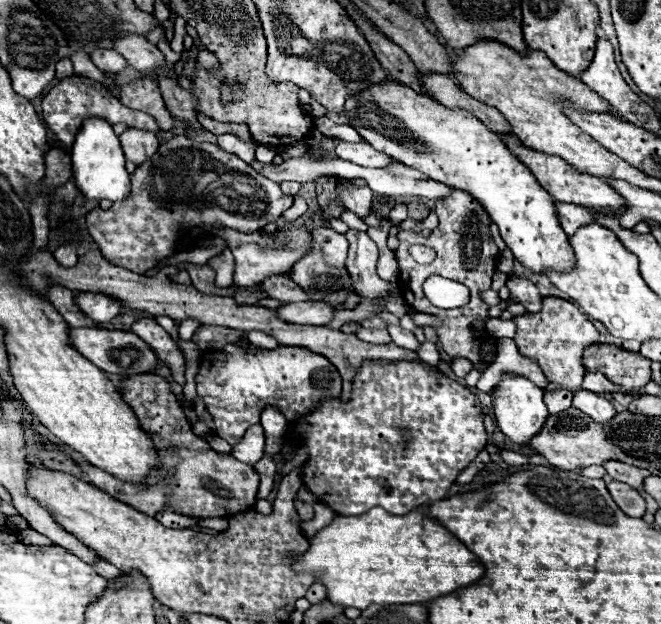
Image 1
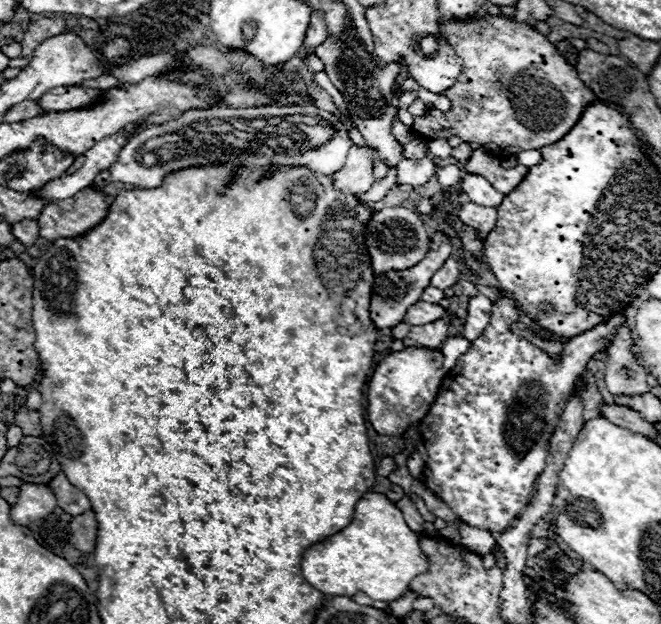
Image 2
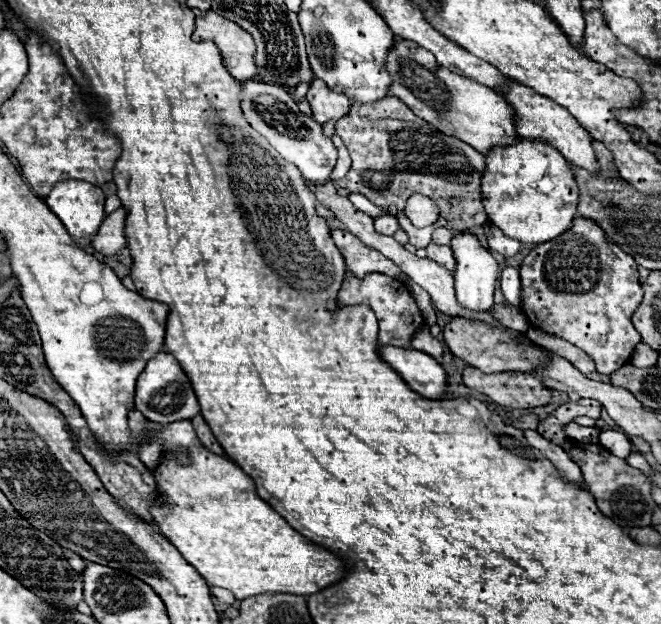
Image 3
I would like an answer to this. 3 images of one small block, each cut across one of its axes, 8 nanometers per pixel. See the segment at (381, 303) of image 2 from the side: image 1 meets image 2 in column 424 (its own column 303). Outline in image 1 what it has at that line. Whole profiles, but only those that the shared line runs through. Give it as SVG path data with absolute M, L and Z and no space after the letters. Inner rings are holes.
M318 227L313 232L313 247L310 254L300 258L290 272L290 278L312 296L312 300L326 302L330 306L342 306L352 290L352 280L346 270L346 254L348 254L348 240L344 234L338 234L332 228ZM326 276L326 278L318 278Z

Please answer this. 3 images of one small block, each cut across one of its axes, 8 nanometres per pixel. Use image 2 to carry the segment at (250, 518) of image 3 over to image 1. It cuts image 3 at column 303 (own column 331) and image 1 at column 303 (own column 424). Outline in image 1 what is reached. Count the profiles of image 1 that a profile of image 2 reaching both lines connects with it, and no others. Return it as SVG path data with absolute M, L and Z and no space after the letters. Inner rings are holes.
M372 508L360 516L336 516L330 526L322 528L310 538L310 548L302 554L294 572L314 574L328 590L328 600L352 608L368 608L370 604L424 604L456 592L458 588L472 586L484 576L484 566L452 532L428 514L412 510L406 516L392 516L382 508Z

